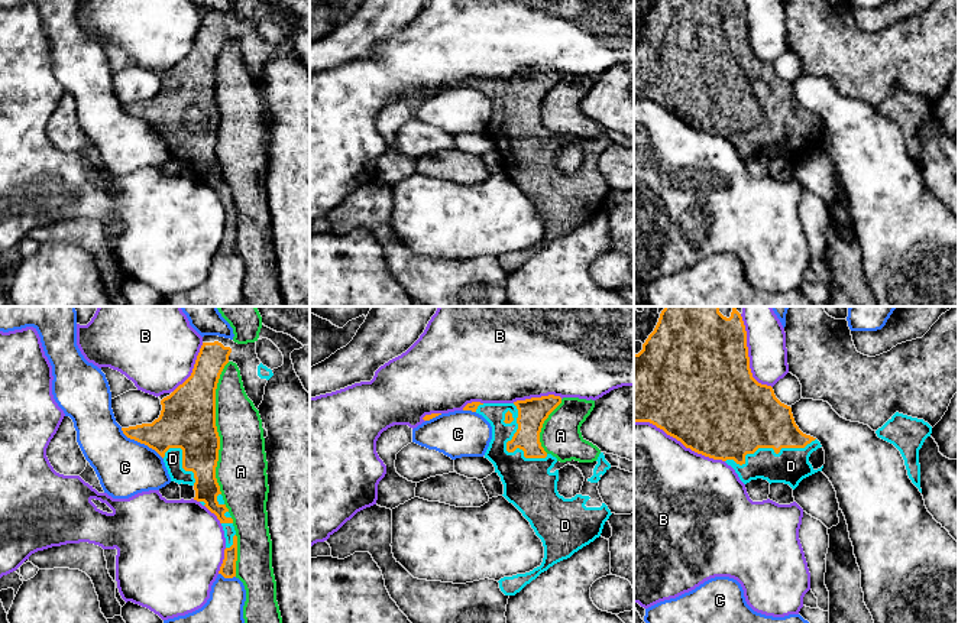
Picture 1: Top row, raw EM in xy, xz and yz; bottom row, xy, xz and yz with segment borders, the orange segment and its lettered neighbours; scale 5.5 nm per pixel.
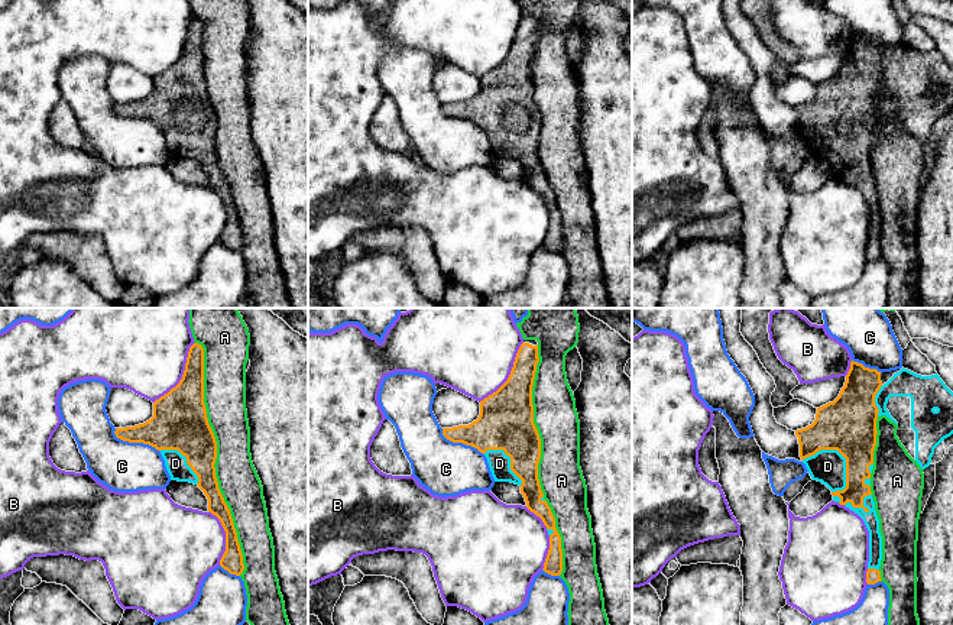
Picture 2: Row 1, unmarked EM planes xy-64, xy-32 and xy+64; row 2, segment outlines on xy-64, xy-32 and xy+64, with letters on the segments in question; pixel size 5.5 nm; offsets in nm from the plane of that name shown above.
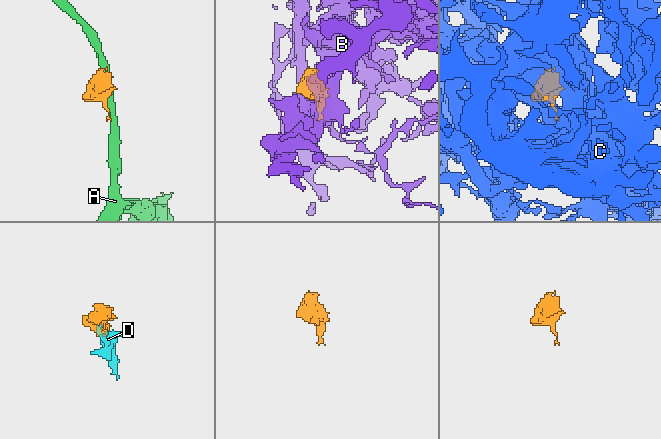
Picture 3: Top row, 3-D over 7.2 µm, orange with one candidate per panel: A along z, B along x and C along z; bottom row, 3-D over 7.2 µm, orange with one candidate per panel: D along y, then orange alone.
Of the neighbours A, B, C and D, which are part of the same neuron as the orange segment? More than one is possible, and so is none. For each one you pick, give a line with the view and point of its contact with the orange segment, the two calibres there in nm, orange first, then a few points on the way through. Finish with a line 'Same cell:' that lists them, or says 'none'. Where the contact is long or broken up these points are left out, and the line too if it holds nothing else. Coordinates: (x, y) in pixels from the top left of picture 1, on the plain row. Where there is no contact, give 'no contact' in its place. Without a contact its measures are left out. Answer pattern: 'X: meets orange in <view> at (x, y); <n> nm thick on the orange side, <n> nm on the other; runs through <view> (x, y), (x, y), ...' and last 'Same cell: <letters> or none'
D: meets orange in xz at (507, 125); 160 nm thick on the orange side, 280 nm on the other
Same cell: D

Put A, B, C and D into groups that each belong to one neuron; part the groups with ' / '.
A / B / C / D

